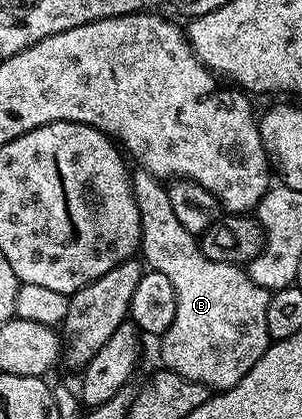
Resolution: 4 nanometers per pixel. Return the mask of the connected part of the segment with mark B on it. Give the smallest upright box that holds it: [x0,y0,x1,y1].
[131,169,271,393]

